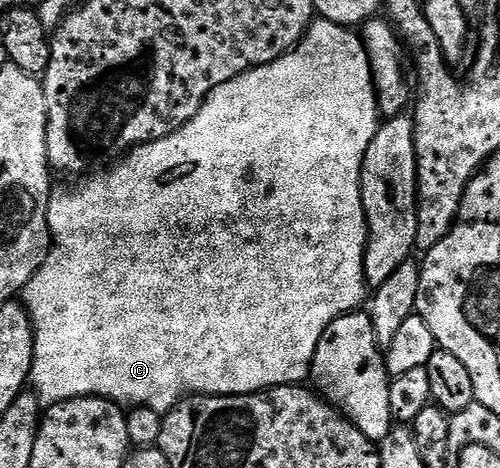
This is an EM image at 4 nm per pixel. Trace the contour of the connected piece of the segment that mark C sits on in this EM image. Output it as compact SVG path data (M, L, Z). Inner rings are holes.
M316 17L309 23L303 39L282 57L278 57L273 63L253 67L252 70L218 85L218 89L214 89L205 97L202 109L198 109L195 117L186 125L182 125L182 129L153 143L144 143L140 147L132 148L113 166L117 167L112 172L101 170L99 173L92 173L81 178L77 182L81 183L77 187L70 188L69 191L57 190L48 201L48 228L52 234L52 248L48 251L42 269L38 269L38 273L34 273L34 277L25 285L22 292L22 302L28 311L28 320L32 323L32 335L34 336L30 387L36 398L40 400L41 404L51 405L67 399L76 399L79 395L100 395L104 399L111 399L113 403L127 405L129 408L149 407L155 411L167 413L180 400L188 398L191 394L255 395L257 391L266 391L270 387L290 387L303 384L309 378L312 358L318 349L318 341L322 341L322 333L326 333L326 329L339 315L348 315L351 311L357 310L363 304L360 302L363 299L365 302L366 299L364 246L368 240L368 222L362 205L360 174L362 173L362 161L366 157L366 149L370 149L370 141L374 137L381 119L380 108L376 102L376 88L372 86L372 67L368 64L368 51L364 48L363 40L355 30L340 27L337 23L330 23L326 19Z

